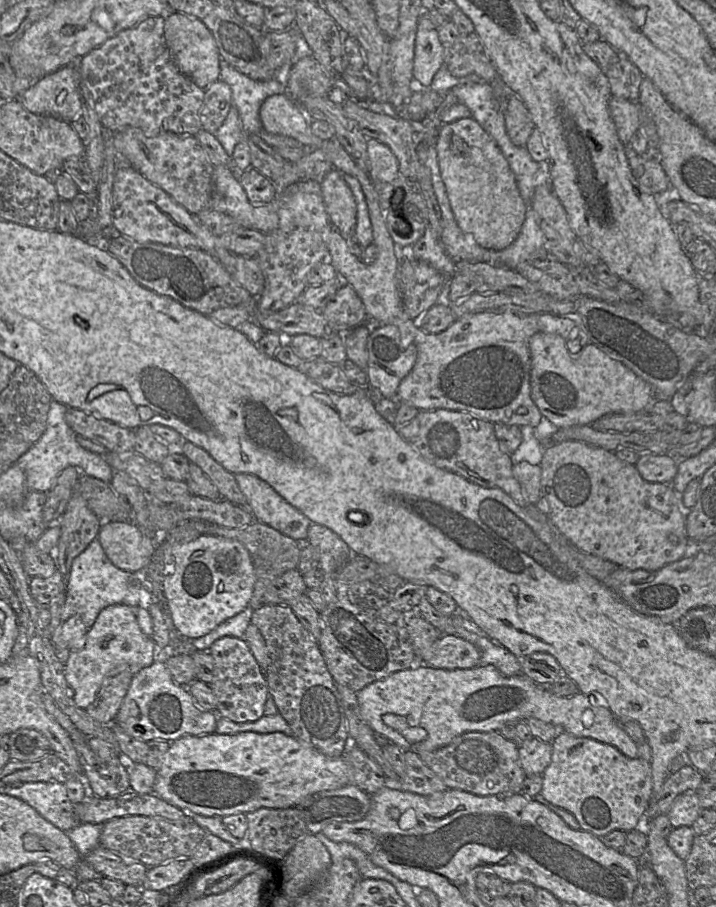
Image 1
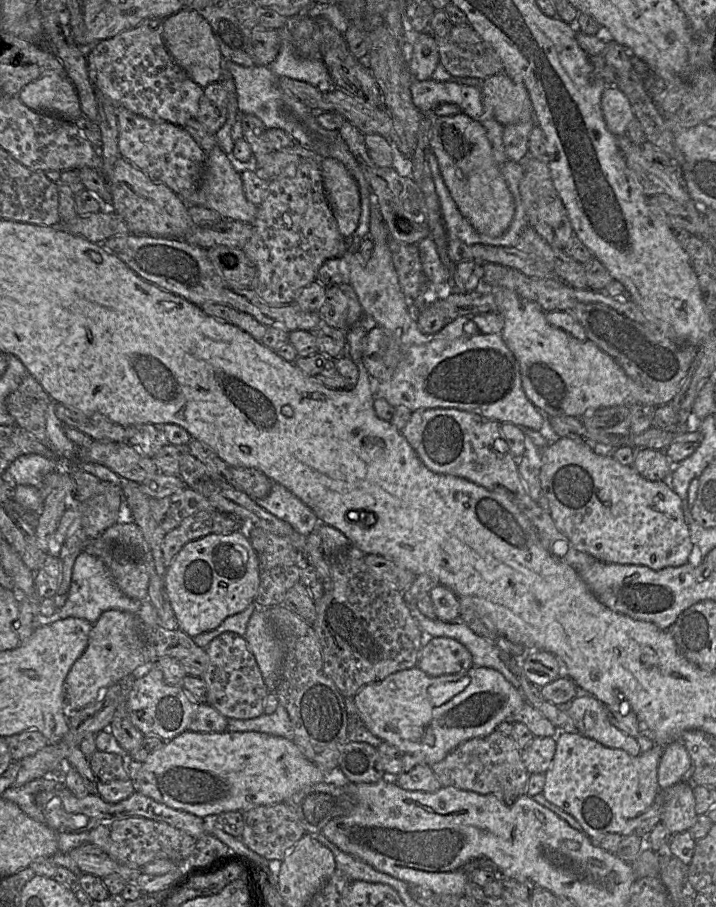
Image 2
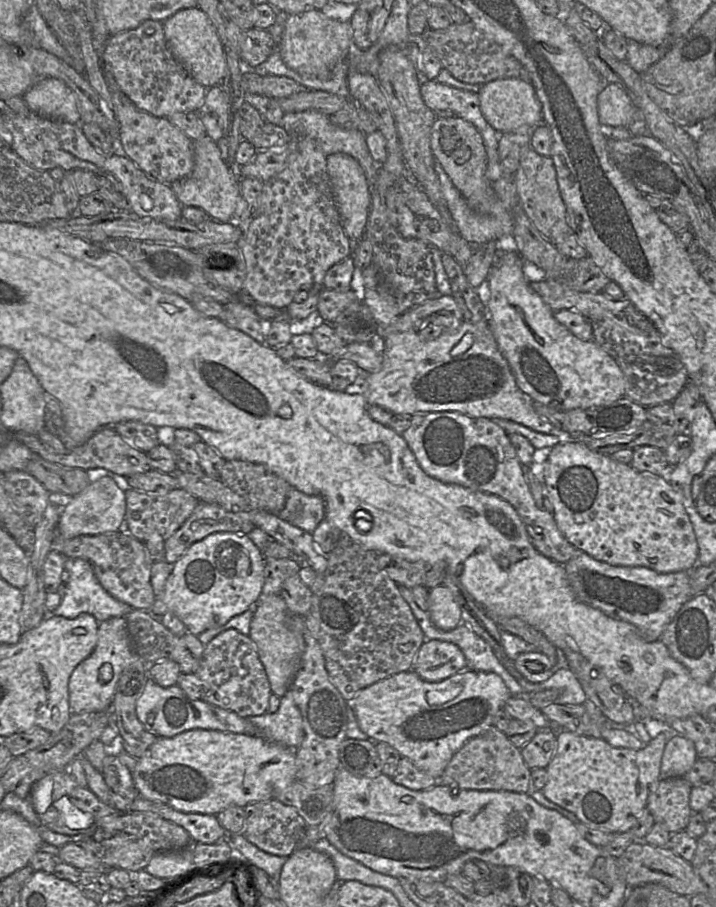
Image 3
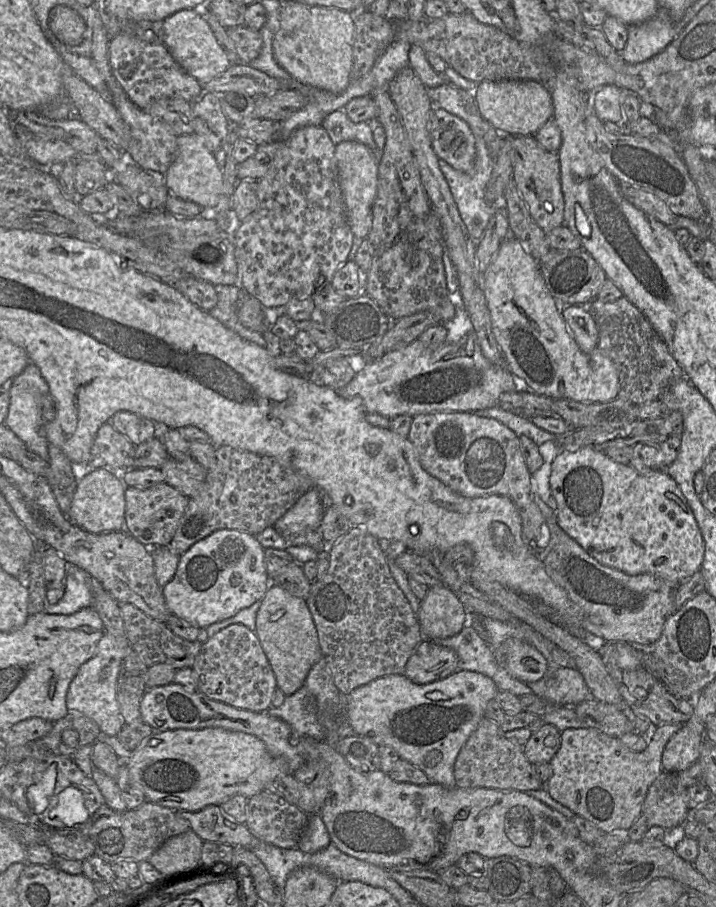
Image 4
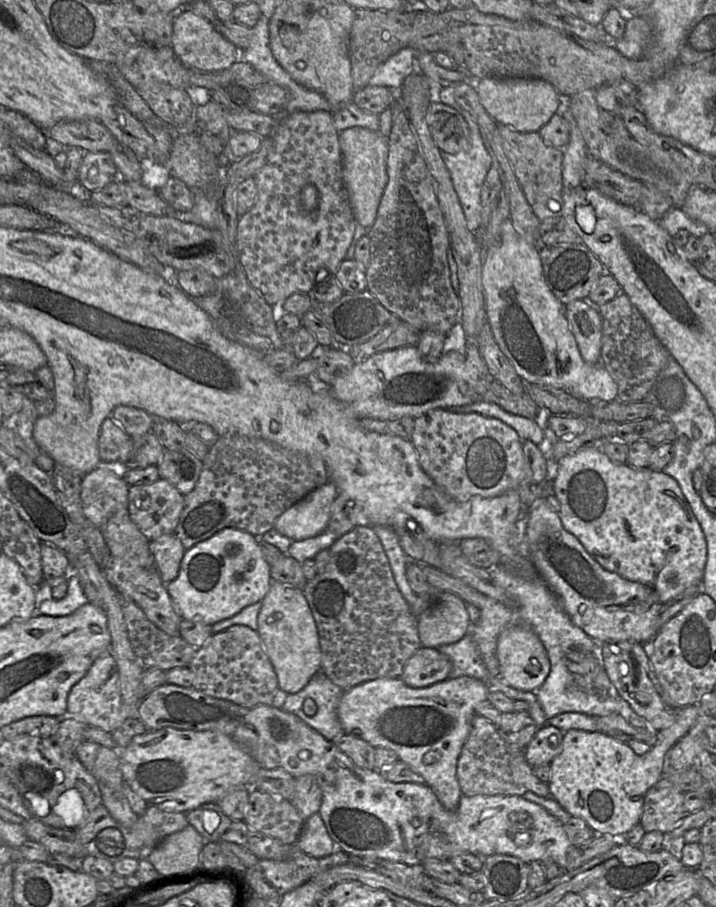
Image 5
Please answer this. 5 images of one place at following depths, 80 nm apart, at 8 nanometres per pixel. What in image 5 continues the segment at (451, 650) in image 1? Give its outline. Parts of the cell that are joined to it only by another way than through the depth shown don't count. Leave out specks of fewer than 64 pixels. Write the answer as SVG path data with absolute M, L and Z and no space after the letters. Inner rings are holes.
M421 646L405 664L400 678L411 688L425 688L449 678L451 668L448 656Z

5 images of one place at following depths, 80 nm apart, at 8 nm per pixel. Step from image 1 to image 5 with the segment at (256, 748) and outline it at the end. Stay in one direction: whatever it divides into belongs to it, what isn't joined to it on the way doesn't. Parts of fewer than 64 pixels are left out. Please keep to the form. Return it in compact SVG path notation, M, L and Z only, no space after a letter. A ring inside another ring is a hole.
M165 727L156 731L146 731L143 734L136 735L131 740L130 744L125 747L123 750L119 751L120 757L120 768L122 776L126 785L137 793L142 799L145 800L147 805L153 805L165 812L184 812L187 813L194 809L197 809L199 806L205 803L217 802L221 797L230 792L236 787L246 786L252 787L252 777L261 767L251 755L243 749L239 744L229 738L227 735L216 732L212 730L206 731L193 731L193 730L181 730L172 727Z

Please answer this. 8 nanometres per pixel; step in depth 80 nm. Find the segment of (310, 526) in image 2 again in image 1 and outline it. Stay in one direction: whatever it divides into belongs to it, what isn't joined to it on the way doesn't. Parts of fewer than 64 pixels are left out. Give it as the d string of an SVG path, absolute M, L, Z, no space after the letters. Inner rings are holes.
M234 474L255 520L271 526L300 543L306 542L312 521L280 496L268 483L248 474Z

